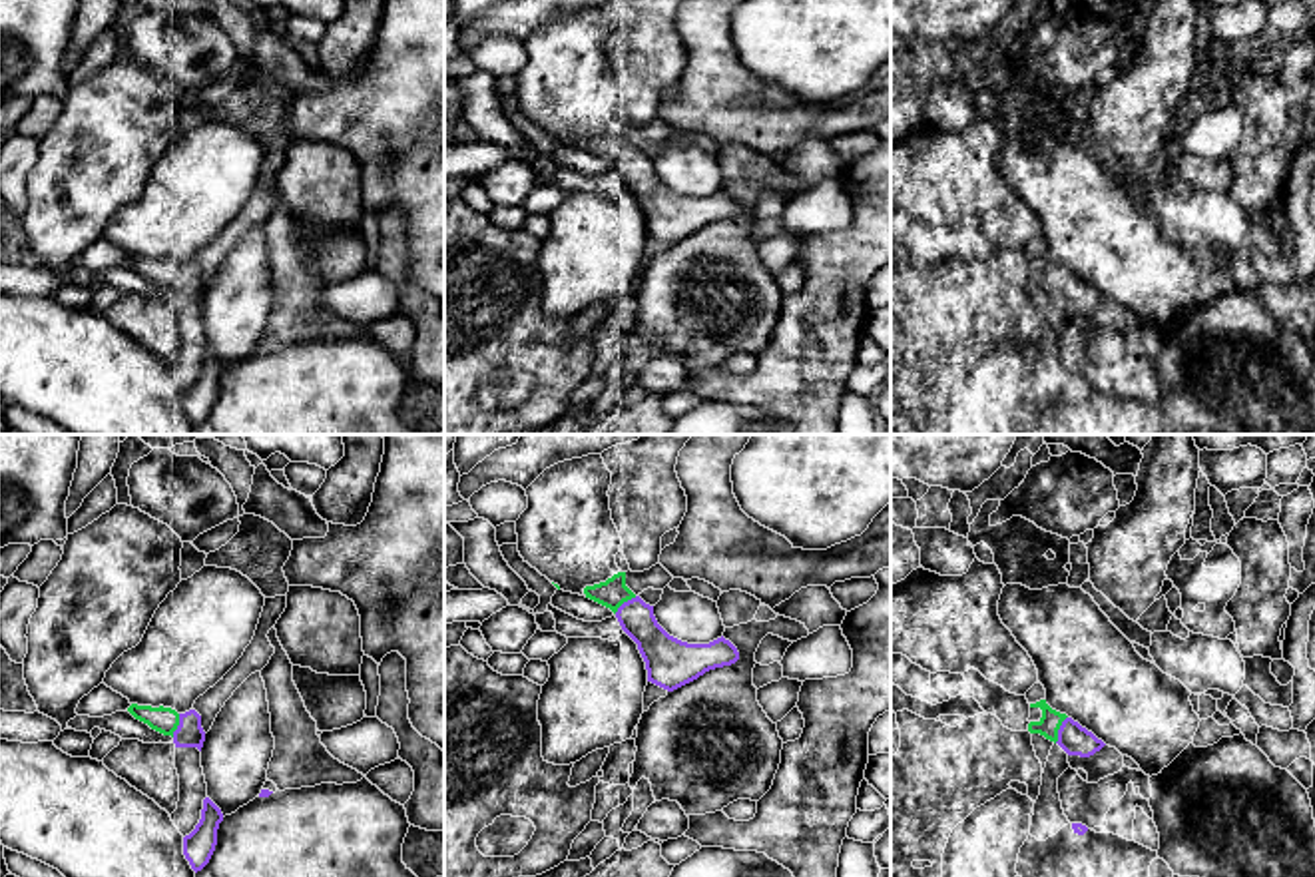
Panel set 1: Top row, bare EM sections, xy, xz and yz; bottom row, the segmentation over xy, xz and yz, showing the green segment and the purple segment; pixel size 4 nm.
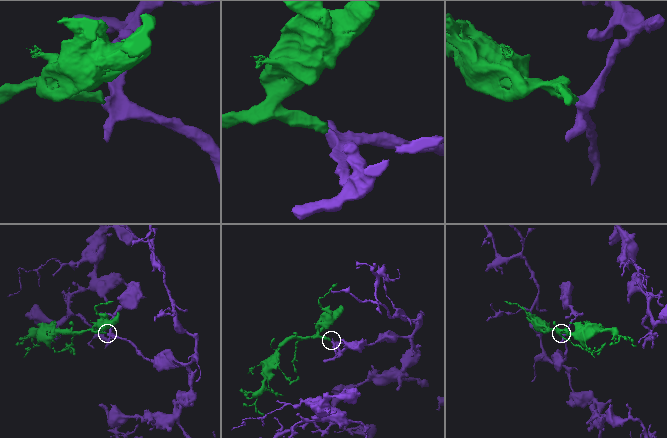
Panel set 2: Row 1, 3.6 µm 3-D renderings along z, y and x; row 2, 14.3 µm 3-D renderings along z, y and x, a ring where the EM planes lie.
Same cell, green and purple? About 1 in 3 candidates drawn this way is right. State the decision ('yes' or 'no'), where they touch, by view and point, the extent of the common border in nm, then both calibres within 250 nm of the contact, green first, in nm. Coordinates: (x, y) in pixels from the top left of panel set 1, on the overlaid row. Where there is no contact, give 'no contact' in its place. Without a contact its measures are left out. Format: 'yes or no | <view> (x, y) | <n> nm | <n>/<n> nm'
yes | yz (1058, 728) | 120 nm | 90/120 nm

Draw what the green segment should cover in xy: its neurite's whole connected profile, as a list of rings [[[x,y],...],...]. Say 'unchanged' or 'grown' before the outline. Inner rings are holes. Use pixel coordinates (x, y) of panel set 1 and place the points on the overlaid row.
grown; [[[132,704],[128,712],[151,730],[171,735],[175,747],[197,747],[201,751],[205,731],[201,728],[201,716],[195,710],[177,714],[175,710],[163,706],[151,708]]]

